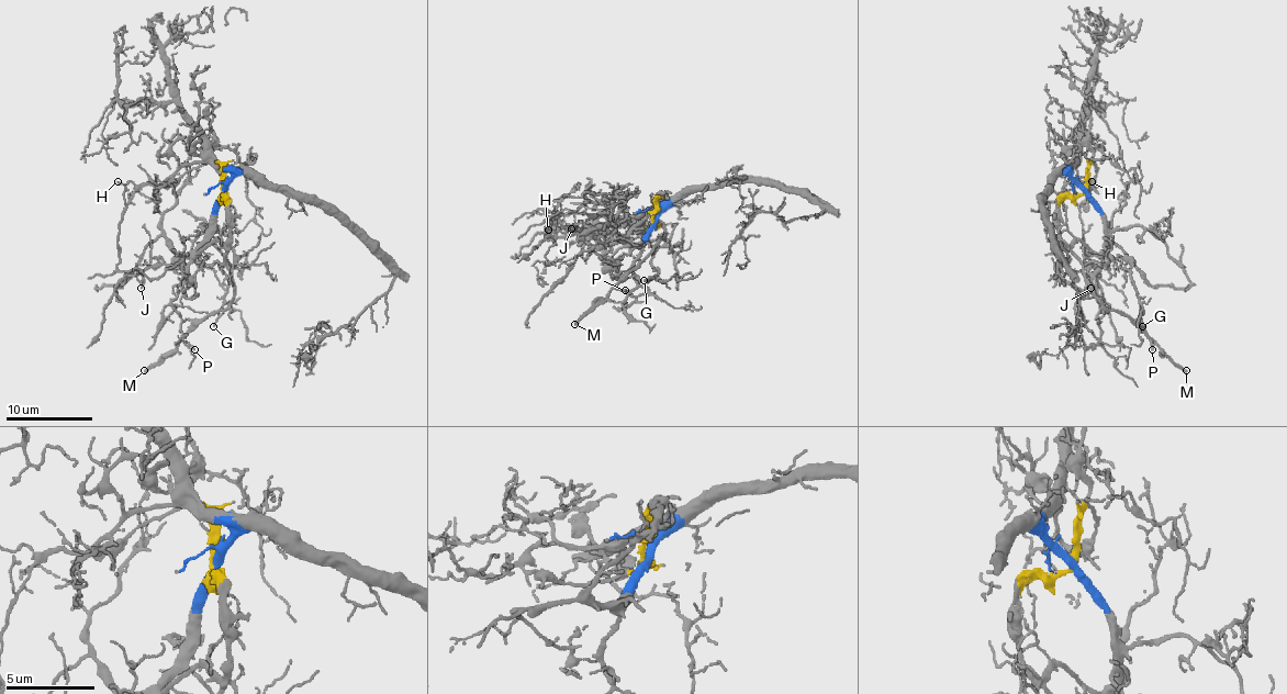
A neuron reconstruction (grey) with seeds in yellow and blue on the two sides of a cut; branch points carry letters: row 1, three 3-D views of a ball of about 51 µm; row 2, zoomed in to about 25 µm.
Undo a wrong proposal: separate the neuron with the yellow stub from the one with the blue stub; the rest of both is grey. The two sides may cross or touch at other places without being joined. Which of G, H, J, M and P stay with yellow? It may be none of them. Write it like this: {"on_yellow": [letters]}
{"on_yellow": ["M", "P"]}

